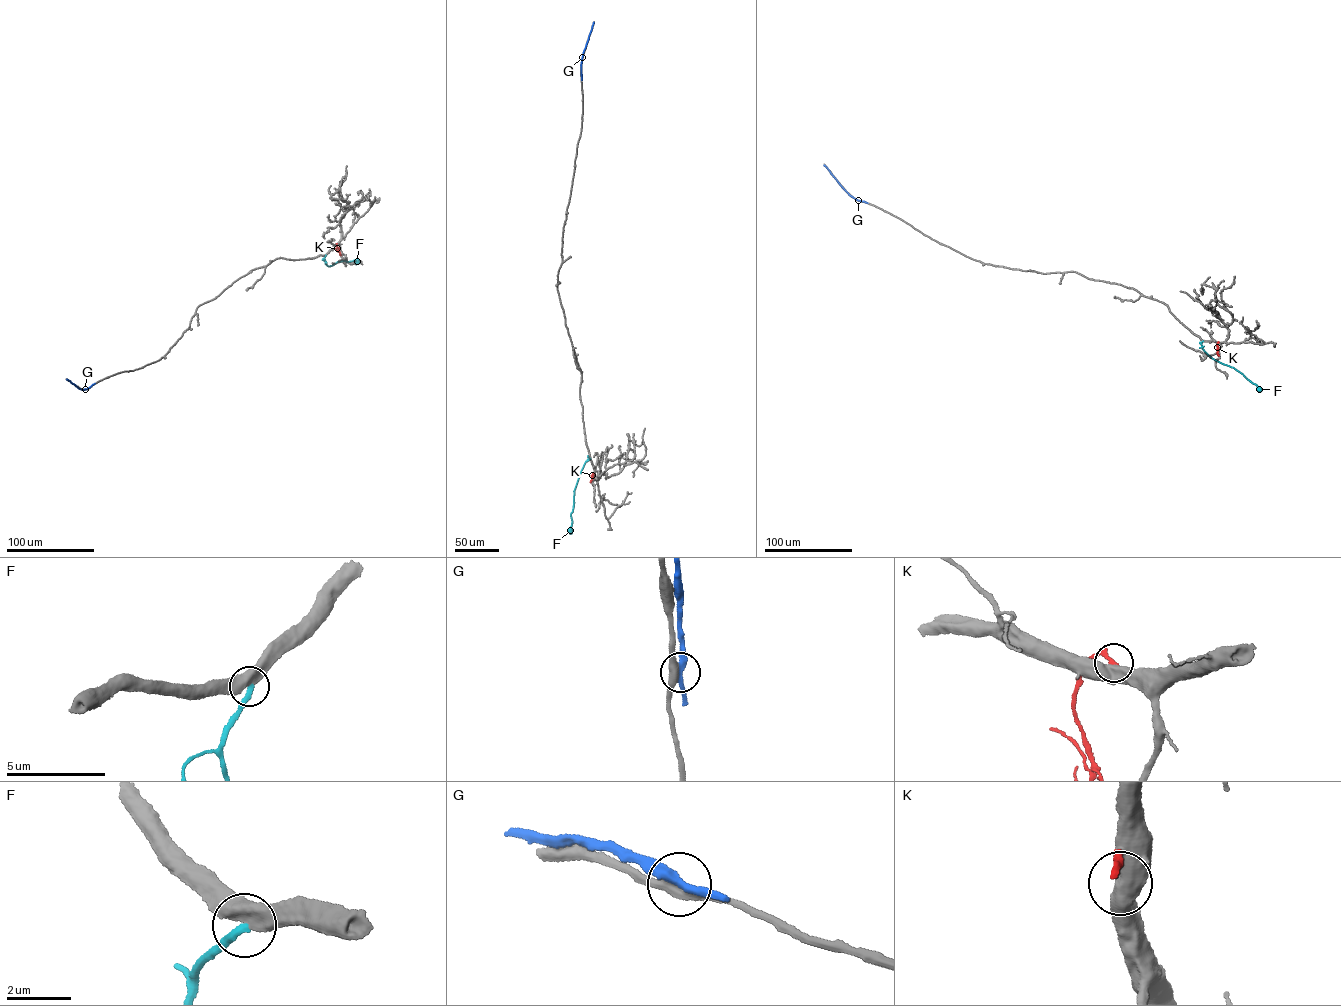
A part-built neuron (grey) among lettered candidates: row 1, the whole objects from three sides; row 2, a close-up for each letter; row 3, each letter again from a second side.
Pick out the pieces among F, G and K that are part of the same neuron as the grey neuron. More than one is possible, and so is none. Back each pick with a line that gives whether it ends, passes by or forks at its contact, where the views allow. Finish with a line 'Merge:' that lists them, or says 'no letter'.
F: it ends
Merge: F

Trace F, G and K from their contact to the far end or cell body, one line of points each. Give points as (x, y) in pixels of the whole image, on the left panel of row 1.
F: (325, 255), (325, 263), (329, 266), (343, 260), (358, 262)
G: (94, 384), (82, 390), (66, 379)
K: (337, 243), (340, 255)

